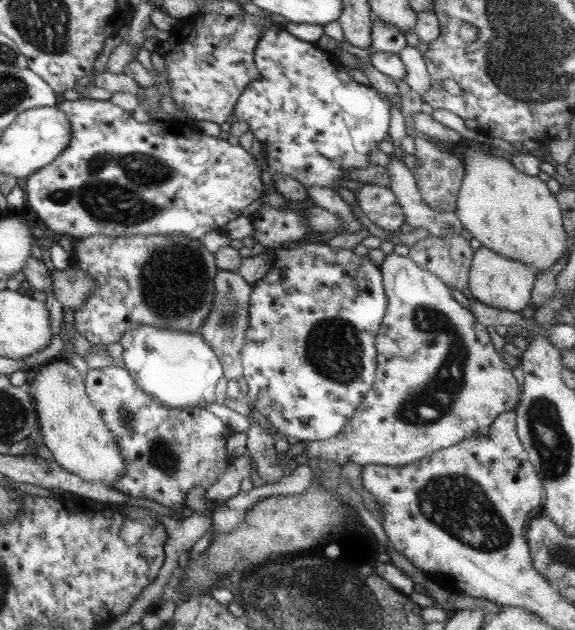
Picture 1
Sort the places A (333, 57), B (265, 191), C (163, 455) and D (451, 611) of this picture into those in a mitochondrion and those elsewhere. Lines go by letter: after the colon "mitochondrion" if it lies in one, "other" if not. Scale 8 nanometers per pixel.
A: other
B: other
C: mitochondrion
D: other

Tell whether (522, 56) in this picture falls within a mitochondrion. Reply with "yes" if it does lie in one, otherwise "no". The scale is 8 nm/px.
yes

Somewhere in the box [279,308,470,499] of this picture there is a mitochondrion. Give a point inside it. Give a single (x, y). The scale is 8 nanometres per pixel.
(334, 349)

